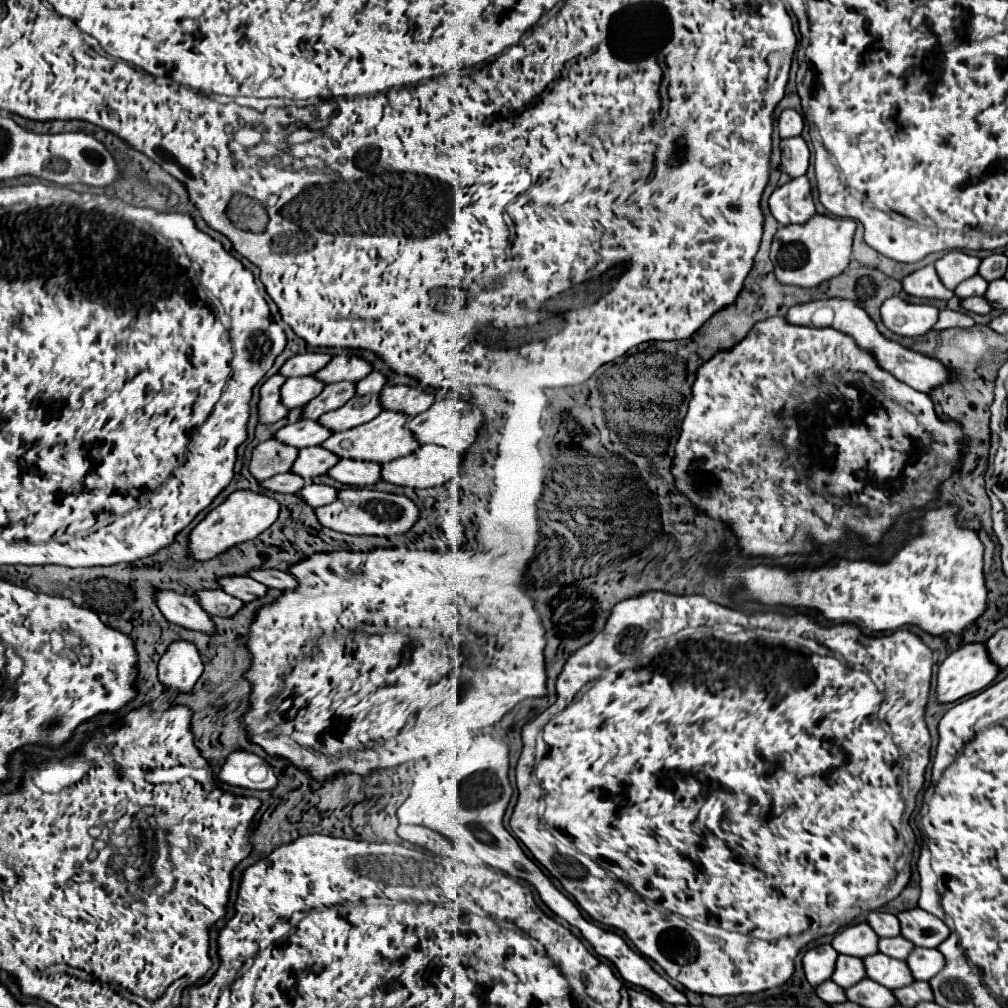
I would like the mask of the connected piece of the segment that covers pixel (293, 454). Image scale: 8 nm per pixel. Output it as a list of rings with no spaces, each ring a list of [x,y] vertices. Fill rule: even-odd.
[[[271,438],[267,442],[261,442],[253,450],[249,470],[257,480],[267,480],[275,474],[289,472],[297,460],[297,454],[299,454],[299,448]]]

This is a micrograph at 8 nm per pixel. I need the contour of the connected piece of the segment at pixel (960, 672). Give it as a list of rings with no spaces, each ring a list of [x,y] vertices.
[[[963,644],[939,666],[937,698],[939,702],[955,702],[981,692],[995,680],[997,674],[999,666],[991,660],[985,644]]]

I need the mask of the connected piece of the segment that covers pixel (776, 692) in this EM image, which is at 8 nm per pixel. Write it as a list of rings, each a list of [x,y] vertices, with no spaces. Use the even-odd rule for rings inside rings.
[[[647,590],[639,596],[631,596],[627,600],[617,602],[607,618],[605,628],[589,644],[575,650],[567,658],[556,680],[555,703],[523,726],[525,746],[517,764],[519,800],[511,816],[511,822],[515,818],[515,836],[531,850],[535,860],[541,862],[555,878],[567,876],[557,880],[593,920],[625,932],[627,938],[635,944],[635,948],[643,956],[655,960],[673,980],[681,982],[691,992],[711,994],[711,996],[737,996],[737,994],[755,994],[755,992],[781,986],[795,972],[795,958],[801,948],[805,948],[811,940],[817,940],[819,936],[825,936],[829,932],[835,934],[837,928],[851,924],[855,916],[885,906],[901,894],[911,878],[911,859],[916,838],[909,824],[913,811],[908,809],[902,795],[907,789],[909,778],[907,802],[915,800],[915,796],[923,788],[925,770],[929,766],[931,734],[925,722],[925,712],[927,712],[931,676],[933,676],[931,648],[927,648],[927,644],[907,628],[899,628],[891,634],[865,634],[857,624],[835,624],[835,626],[823,628],[823,644],[829,646],[833,652],[839,652],[841,658],[847,662],[835,656],[807,654],[809,650],[801,646],[799,638],[807,636],[819,642],[817,630],[799,630],[799,624],[805,622],[805,624],[817,626],[819,622],[815,622],[813,616],[809,616],[813,620],[809,622],[805,616],[807,614],[783,616],[781,612],[757,612],[755,616],[745,616],[741,610],[711,602],[703,594],[671,594],[661,590]],[[791,618],[799,618],[799,622],[795,622],[797,624],[795,628],[791,626],[793,624]],[[849,664],[855,664],[855,668],[863,668],[867,672],[855,670]],[[877,682],[879,682],[879,688],[883,688],[885,696],[893,694],[891,732],[895,734],[895,740],[901,748],[895,746],[889,734],[887,722],[877,716],[879,706],[885,700],[883,692],[875,688]],[[831,712],[837,716],[833,726],[833,736],[823,738],[823,718]],[[541,730],[549,746],[549,752],[535,766],[537,734]],[[899,750],[903,752],[903,766],[907,768],[907,773],[901,768]],[[533,768],[541,786],[537,786],[537,782],[533,780]],[[541,796],[545,800],[543,820],[539,816]],[[559,832],[565,834],[575,846],[569,844],[565,838],[555,836]]]

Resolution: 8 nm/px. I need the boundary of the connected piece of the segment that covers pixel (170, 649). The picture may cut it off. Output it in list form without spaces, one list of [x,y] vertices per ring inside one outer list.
[[[175,640],[167,646],[165,654],[159,660],[159,680],[167,686],[169,694],[177,694],[177,692],[189,692],[193,688],[193,684],[197,682],[197,678],[203,672],[203,660],[201,654],[197,650],[197,646],[189,640]]]

